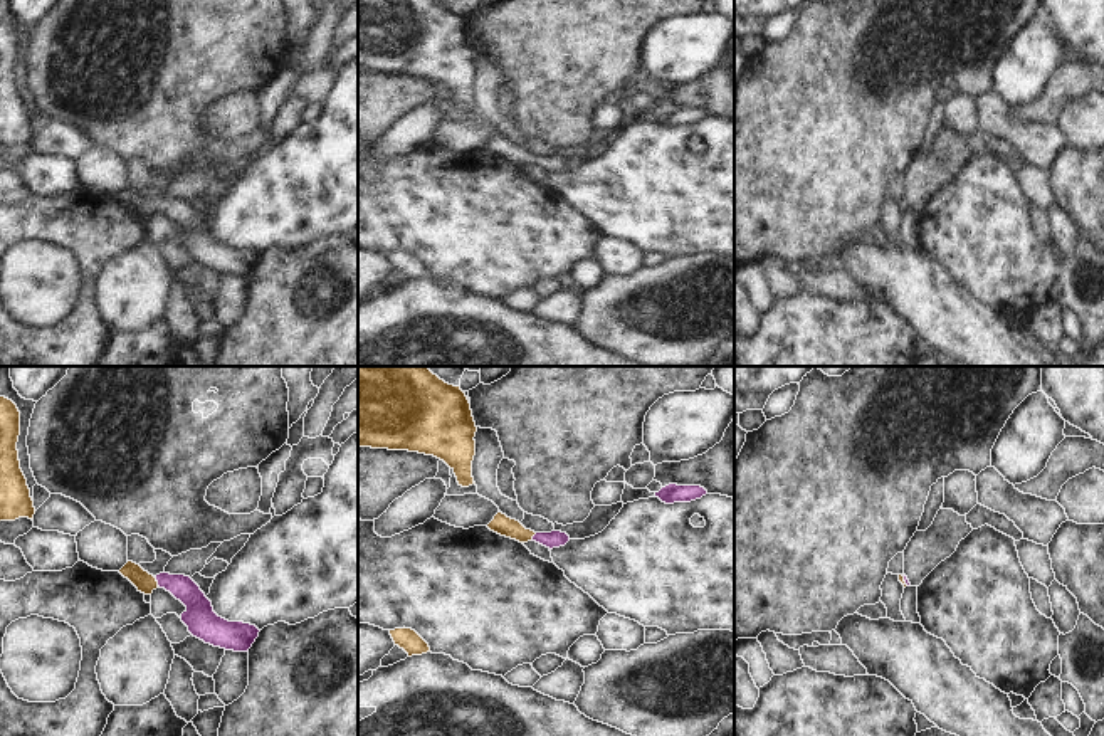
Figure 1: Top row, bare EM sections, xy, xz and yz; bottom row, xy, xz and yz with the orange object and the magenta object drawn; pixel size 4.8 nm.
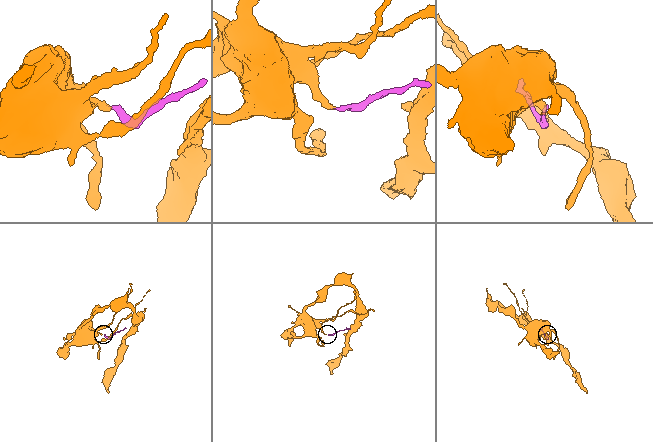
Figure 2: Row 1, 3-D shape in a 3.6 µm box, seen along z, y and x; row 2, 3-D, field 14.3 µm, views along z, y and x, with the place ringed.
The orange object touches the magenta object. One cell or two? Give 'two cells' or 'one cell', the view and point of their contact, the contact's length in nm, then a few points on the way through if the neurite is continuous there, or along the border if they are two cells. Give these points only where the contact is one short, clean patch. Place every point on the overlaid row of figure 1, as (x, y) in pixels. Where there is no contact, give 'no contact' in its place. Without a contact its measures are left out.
one cell; meets orange in xy at (157, 582); contact 50 nm long; runs through xy (145, 582), (157, 582), (175, 583), (199, 612)

